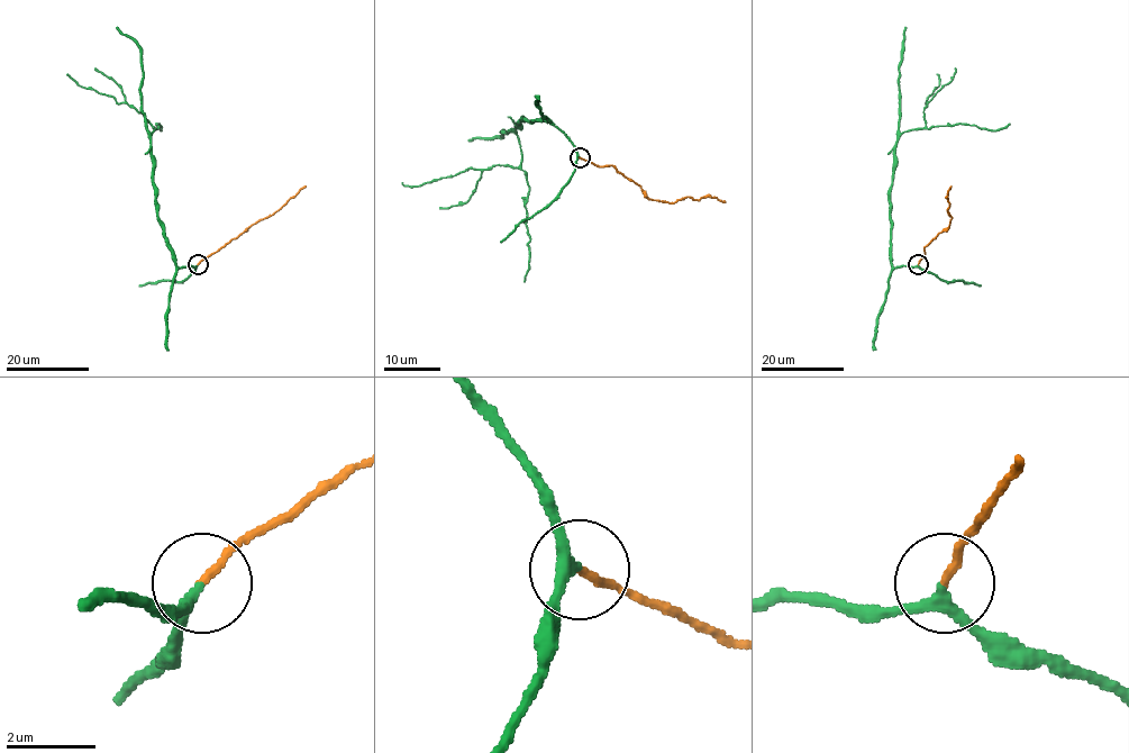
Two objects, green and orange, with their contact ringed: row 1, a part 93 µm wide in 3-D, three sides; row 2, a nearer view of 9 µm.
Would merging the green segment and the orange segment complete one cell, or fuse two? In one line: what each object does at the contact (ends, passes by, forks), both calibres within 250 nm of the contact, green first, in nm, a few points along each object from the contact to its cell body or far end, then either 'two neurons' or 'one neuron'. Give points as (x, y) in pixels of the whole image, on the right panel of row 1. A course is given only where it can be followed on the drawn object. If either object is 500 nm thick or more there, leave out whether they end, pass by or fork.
green passes by; orange ends; calibres 240 and 170 nm; course green (918, 264), (891, 264), (890, 186), (897, 139), (926, 126), (923, 110), (939, 85), (937, 74); course orange (918, 264), (925, 247), (949, 225), (947, 191), (952, 186); one neuron

